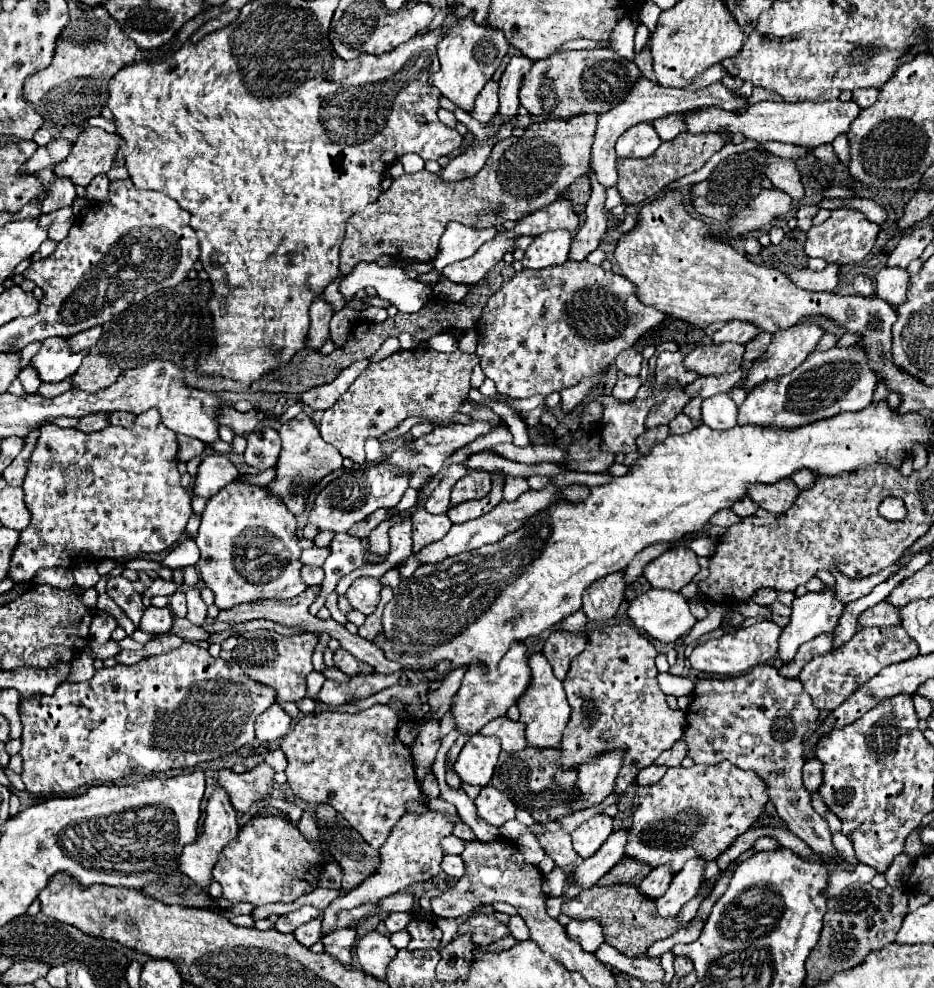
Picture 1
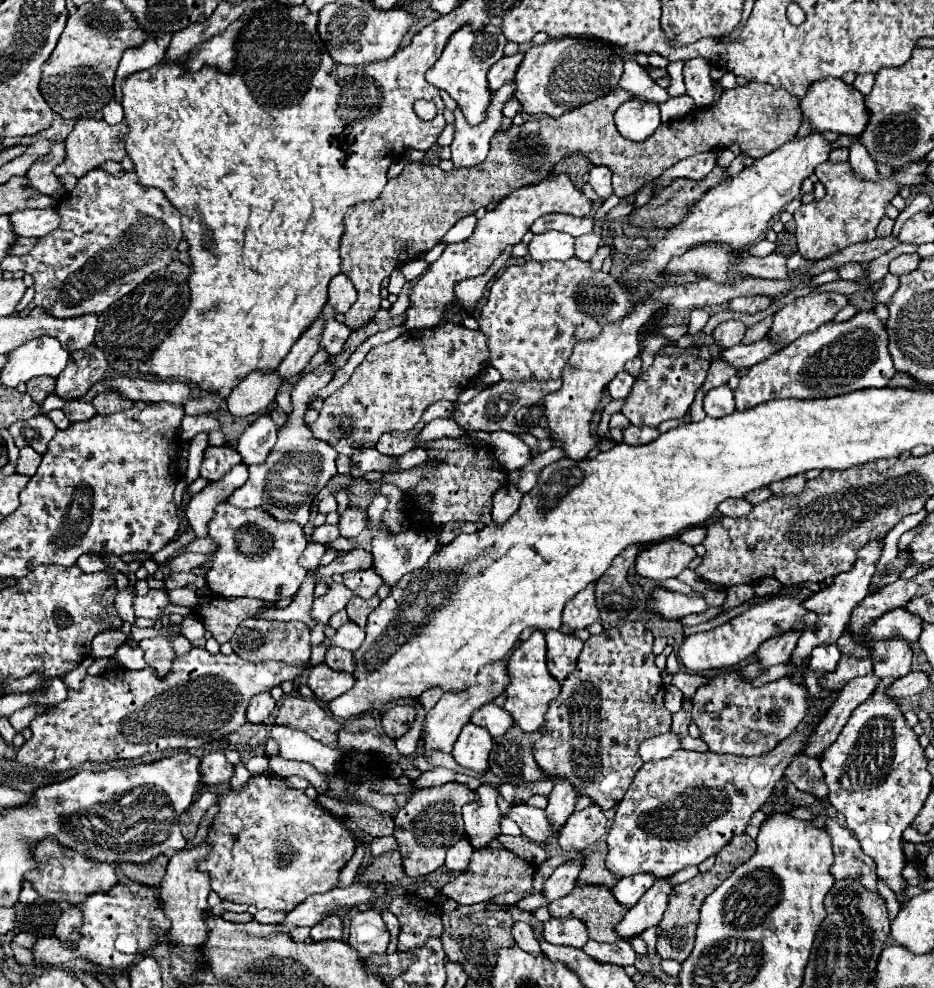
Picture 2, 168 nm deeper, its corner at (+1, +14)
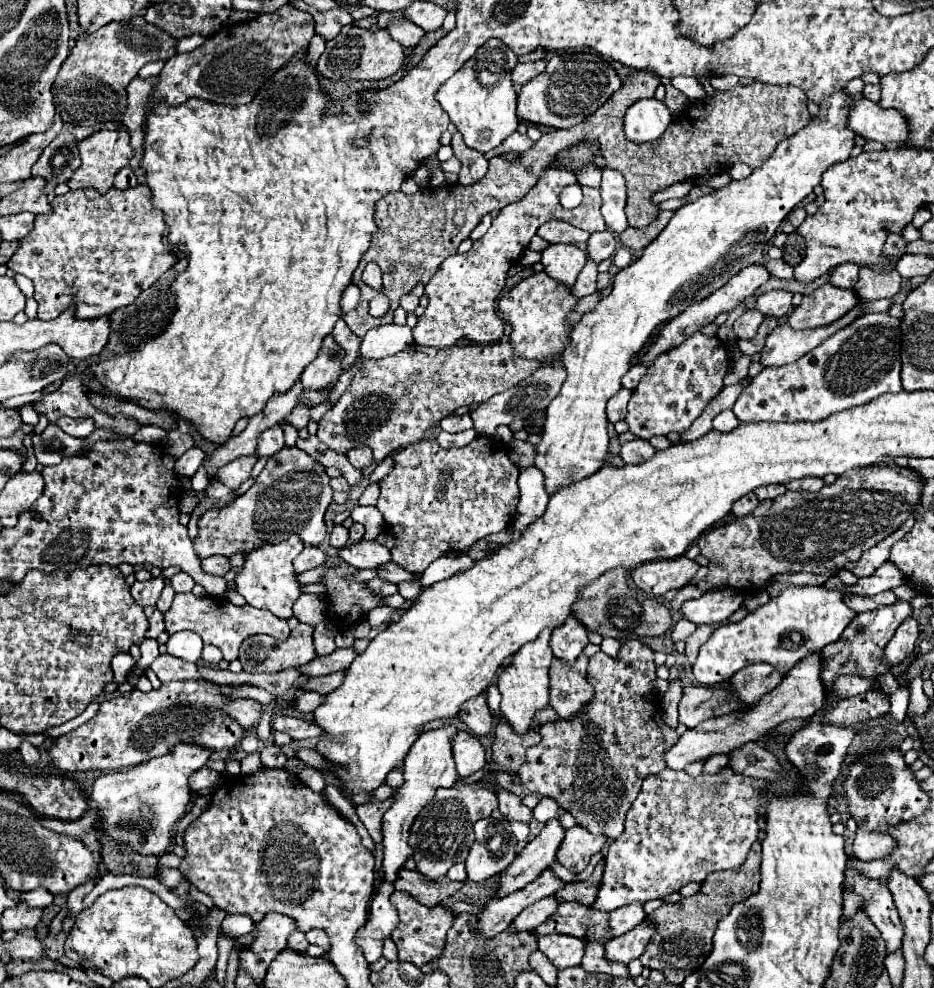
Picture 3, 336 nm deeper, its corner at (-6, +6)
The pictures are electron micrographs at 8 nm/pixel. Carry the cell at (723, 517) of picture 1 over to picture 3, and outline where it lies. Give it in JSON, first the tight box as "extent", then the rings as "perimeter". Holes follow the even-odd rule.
{"extent":[731,492,759,516],"perimeter":[[[751,492],[751,494],[743,496],[743,498],[739,498],[739,502],[735,502],[735,506],[731,508],[731,512],[733,512],[735,516],[745,516],[745,514],[749,514],[751,510],[755,510],[757,504],[759,504],[759,500],[757,500],[757,496]]]}

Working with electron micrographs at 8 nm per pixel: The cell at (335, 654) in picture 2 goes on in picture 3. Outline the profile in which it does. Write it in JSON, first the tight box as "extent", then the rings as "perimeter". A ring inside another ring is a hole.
{"extent":[301,670,345,694],"perimeter":[[[345,670],[335,672],[335,674],[327,674],[327,676],[319,676],[319,678],[307,678],[305,684],[301,684],[301,688],[305,692],[313,690],[317,694],[329,694],[331,690],[335,690],[343,682],[343,674],[345,674]]]}

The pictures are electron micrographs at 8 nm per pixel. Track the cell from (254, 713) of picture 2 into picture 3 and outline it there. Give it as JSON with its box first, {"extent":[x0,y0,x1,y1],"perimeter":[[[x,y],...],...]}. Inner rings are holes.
{"extent":[223,700,263,730],"perimeter":[[[231,700],[223,710],[229,718],[237,720],[245,730],[251,730],[261,718],[263,706],[255,700]]]}

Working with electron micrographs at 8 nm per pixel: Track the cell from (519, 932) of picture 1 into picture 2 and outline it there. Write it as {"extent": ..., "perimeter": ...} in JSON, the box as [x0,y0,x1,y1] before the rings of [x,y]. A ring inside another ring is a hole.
{"extent":[512,922,542,954],"perimeter":[[[516,922],[512,926],[512,936],[516,940],[516,944],[522,948],[522,950],[528,950],[530,954],[542,954],[536,938],[534,938],[534,932],[532,932],[532,926],[526,924],[526,922]]]}

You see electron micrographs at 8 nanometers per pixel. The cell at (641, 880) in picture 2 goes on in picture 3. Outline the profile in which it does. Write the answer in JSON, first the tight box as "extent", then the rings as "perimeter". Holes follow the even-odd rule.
{"extent":[609,902,645,938],"perimeter":[[[635,902],[631,906],[623,906],[609,914],[609,926],[611,926],[615,938],[633,930],[643,920],[645,920],[645,912],[643,912],[643,904],[639,904],[639,902]]]}

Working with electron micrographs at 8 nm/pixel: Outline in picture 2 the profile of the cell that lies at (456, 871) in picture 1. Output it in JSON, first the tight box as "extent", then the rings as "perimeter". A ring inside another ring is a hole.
{"extent":[444,838,472,870],"perimeter":[[[462,838],[462,840],[458,840],[454,846],[450,846],[448,848],[448,854],[446,854],[446,862],[444,862],[444,866],[448,868],[448,870],[466,870],[468,868],[468,862],[470,862],[470,856],[472,856],[472,846],[470,846],[470,842],[466,840],[466,838]]]}

